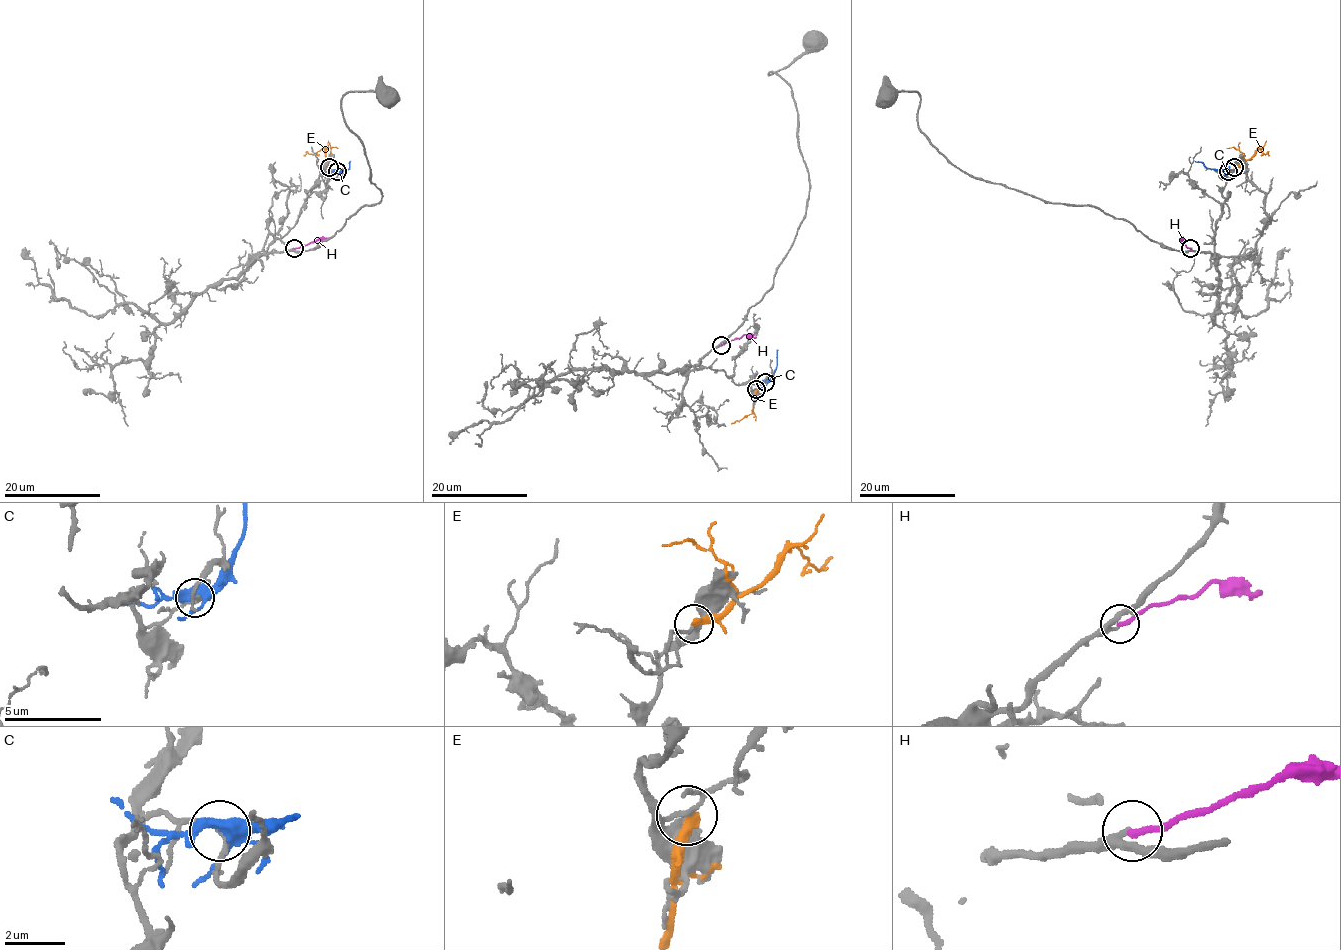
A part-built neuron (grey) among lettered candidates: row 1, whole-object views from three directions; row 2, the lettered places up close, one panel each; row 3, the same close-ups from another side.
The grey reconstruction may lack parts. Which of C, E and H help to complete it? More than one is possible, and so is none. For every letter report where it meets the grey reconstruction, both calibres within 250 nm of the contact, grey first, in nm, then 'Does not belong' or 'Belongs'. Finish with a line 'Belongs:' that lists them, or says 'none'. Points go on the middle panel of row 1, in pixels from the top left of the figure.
C: Touches grey at (765, 382). Thickness 150 nm (grey) against 420 nm. Does not belong
E: Touches grey at (756, 389). Thickness 130 nm (grey) against 360 nm. Does not belong
H: Touches grey at (721, 345). Thickness 190 nm (grey) against 220 nm. Does not belong
Belongs: none

